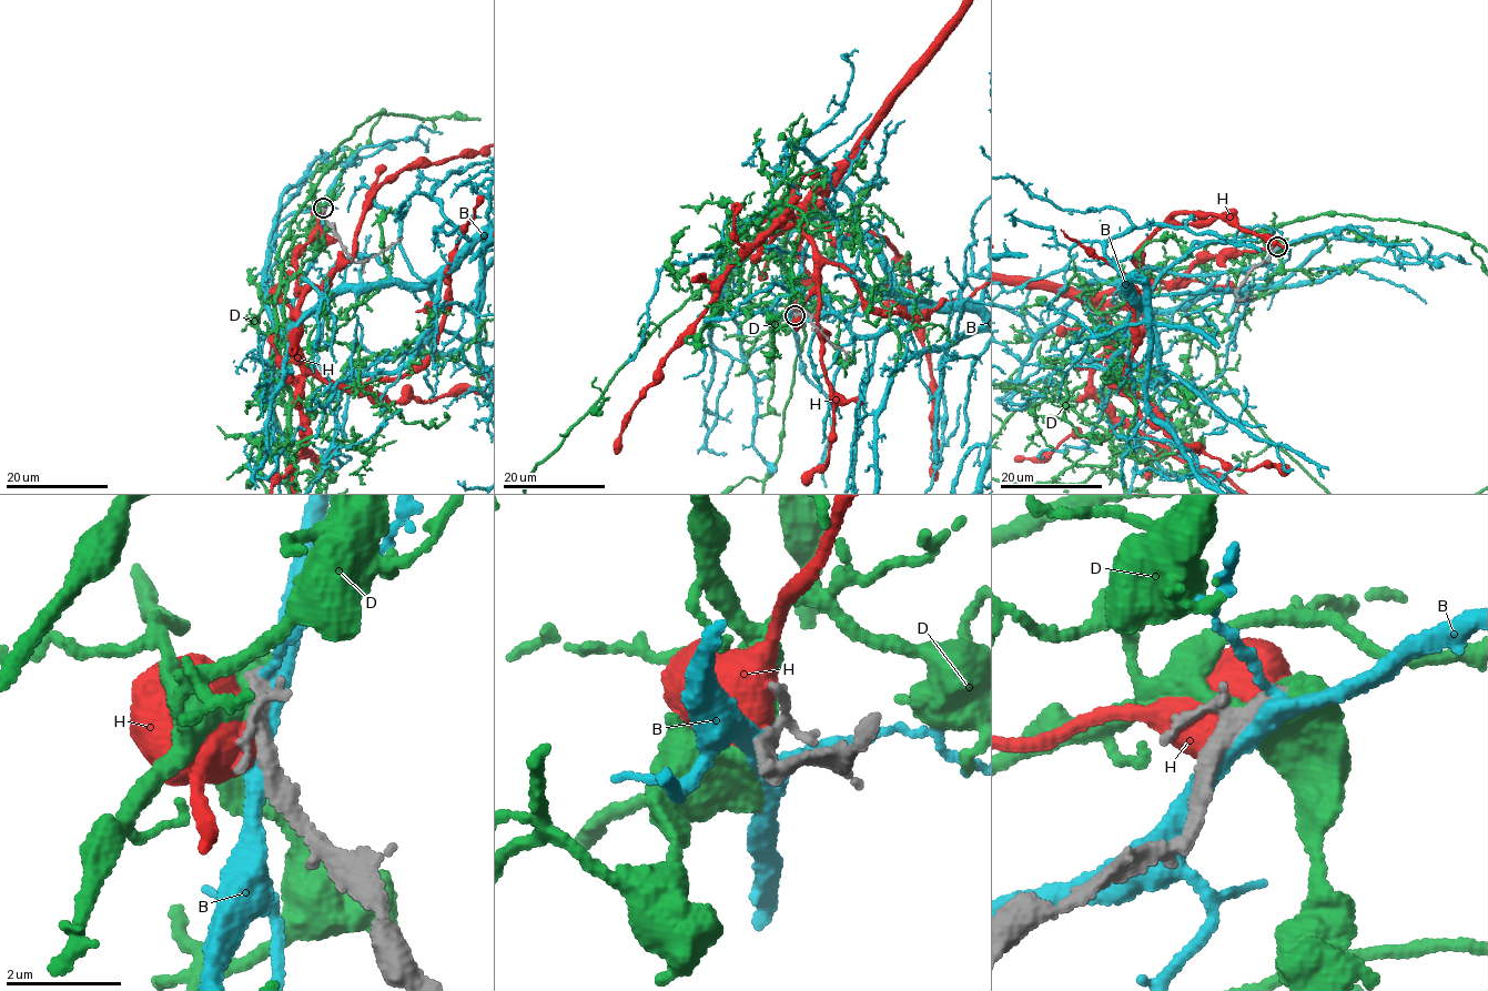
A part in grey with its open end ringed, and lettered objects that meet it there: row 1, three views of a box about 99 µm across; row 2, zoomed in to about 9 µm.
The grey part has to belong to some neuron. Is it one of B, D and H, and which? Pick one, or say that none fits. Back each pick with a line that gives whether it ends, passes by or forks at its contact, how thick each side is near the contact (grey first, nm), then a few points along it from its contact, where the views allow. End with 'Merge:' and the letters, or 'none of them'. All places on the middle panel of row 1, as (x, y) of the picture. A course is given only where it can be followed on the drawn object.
Merge: none of them

